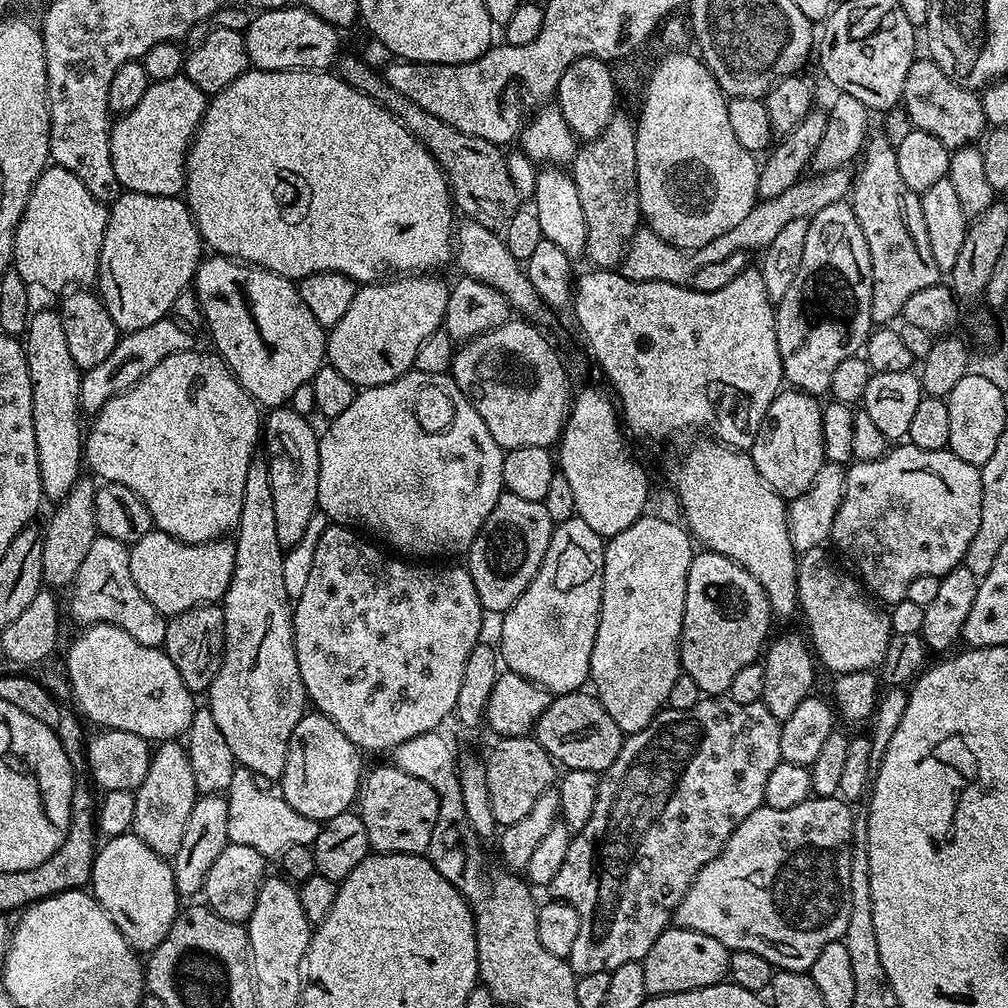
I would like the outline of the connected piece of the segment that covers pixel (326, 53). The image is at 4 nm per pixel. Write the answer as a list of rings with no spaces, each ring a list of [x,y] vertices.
[[[299,6],[257,11],[243,34],[248,63],[262,72],[328,70],[342,52],[338,29],[308,8]]]

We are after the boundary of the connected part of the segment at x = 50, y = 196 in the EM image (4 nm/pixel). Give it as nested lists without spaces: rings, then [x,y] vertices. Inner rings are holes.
[[[55,166],[45,168],[32,187],[16,227],[12,247],[14,271],[29,286],[37,284],[48,292],[63,293],[73,286],[95,285],[100,274],[100,251],[108,210],[109,205],[96,200],[70,170]]]

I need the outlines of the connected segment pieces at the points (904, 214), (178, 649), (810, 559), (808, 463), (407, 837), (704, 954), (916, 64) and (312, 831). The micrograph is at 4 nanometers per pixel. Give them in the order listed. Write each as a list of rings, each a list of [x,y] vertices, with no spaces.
[[[869,135],[862,151],[864,165],[852,181],[850,203],[866,234],[872,259],[872,297],[870,310],[876,326],[888,326],[904,311],[906,302],[918,290],[926,290],[941,279],[940,267],[930,254],[930,238],[926,238],[926,218],[922,218],[922,202],[918,193],[906,186],[898,174],[898,158],[893,141],[887,135]]]
[[[219,603],[199,604],[168,620],[166,638],[162,647],[170,662],[174,662],[174,670],[182,674],[182,682],[186,682],[186,686],[194,694],[207,693],[214,682],[222,666],[225,638],[224,610]]]
[[[823,547],[811,548],[798,560],[799,611],[808,619],[807,635],[815,659],[832,674],[875,669],[884,663],[894,627],[883,612],[885,609],[865,591],[861,581],[835,568],[824,551]]]
[[[782,390],[770,402],[770,410],[761,428],[756,432],[756,437],[750,449],[750,455],[754,466],[758,466],[758,474],[766,478],[766,482],[785,501],[790,502],[798,498],[818,478],[818,470],[822,470],[825,464],[824,447],[822,446],[822,414],[820,413],[822,404],[817,397],[812,396],[809,392],[799,390]]]
[[[394,766],[376,768],[363,777],[358,793],[358,811],[366,822],[368,846],[373,853],[414,854],[427,853],[434,826],[440,817],[440,799],[436,791],[422,778],[406,774]]]
[[[669,926],[643,958],[642,974],[646,977],[646,990],[649,996],[665,996],[725,983],[729,975],[729,955],[730,950],[722,946],[718,938],[710,938],[710,934]]]
[[[916,58],[906,76],[902,111],[909,125],[926,134],[934,134],[934,138],[949,150],[975,145],[985,135],[988,124],[979,95],[951,80],[931,59],[923,59]]]
[[[237,767],[234,778],[230,778],[230,786],[226,793],[230,822],[228,823],[228,839],[238,846],[254,846],[258,854],[266,858],[279,857],[290,846],[311,846],[315,844],[321,825],[317,821],[298,814],[279,795],[263,792],[254,787],[253,772],[249,768]]]

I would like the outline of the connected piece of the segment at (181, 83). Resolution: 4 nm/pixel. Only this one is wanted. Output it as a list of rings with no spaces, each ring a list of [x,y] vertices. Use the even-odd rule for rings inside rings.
[[[183,74],[149,83],[142,102],[123,113],[108,133],[110,158],[121,189],[138,194],[180,196],[184,190],[188,145],[208,109],[208,102],[209,97]]]

